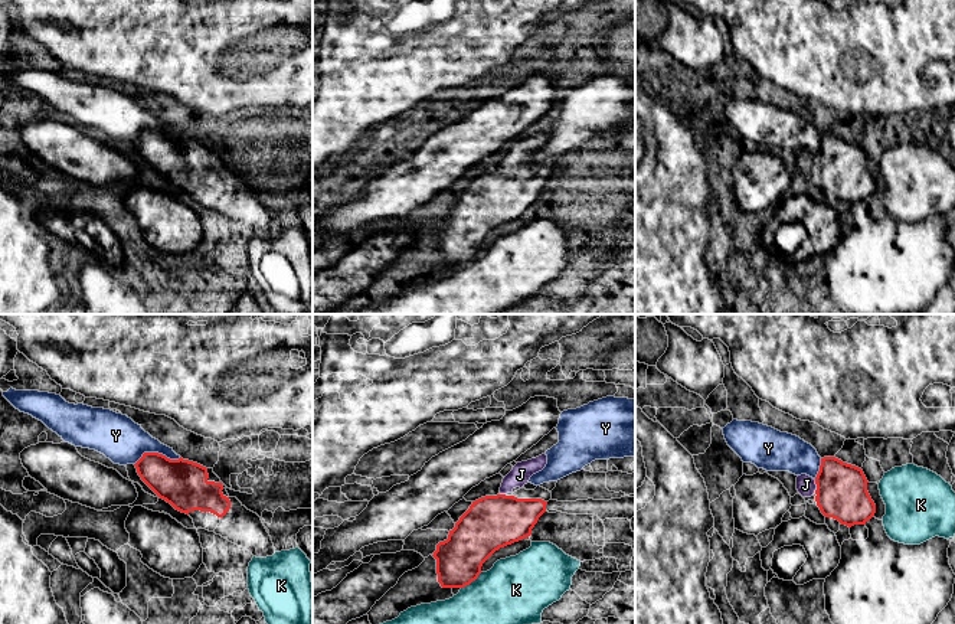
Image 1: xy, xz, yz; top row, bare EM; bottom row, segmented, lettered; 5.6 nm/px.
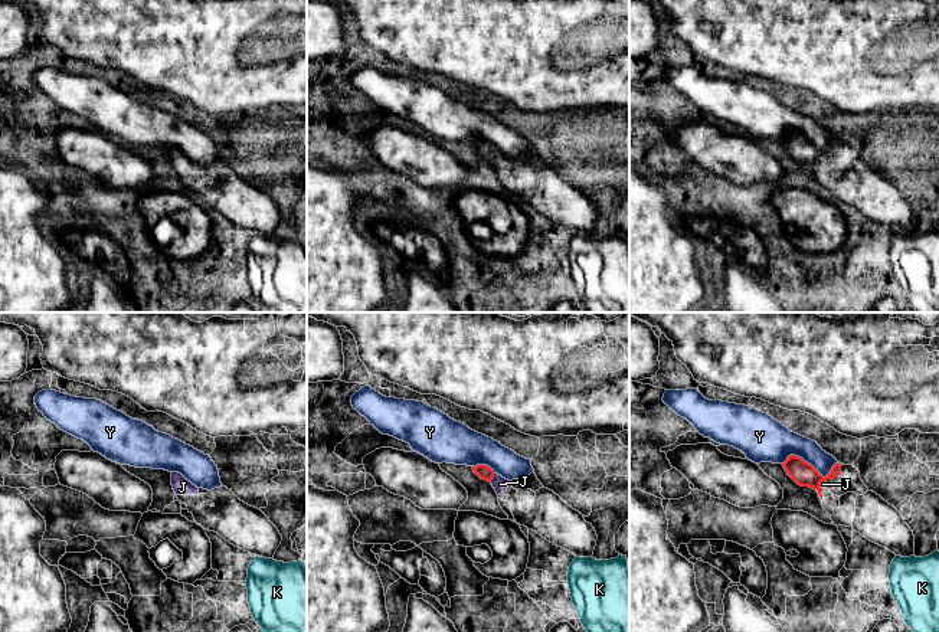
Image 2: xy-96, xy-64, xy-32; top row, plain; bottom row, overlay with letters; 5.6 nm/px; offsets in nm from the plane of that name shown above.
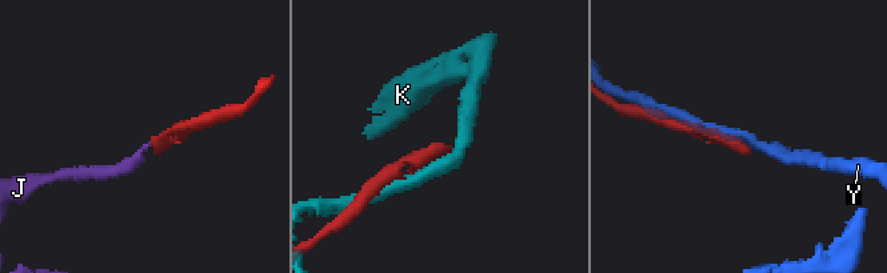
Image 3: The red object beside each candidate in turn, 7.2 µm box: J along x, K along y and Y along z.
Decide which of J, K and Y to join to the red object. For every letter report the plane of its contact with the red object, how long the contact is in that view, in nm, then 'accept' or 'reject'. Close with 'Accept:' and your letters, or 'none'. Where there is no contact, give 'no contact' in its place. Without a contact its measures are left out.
J: yz | 70 nm | accept
K: xz | 150 nm | reject
Y: xy | 260 nm | reject
Accept: J

